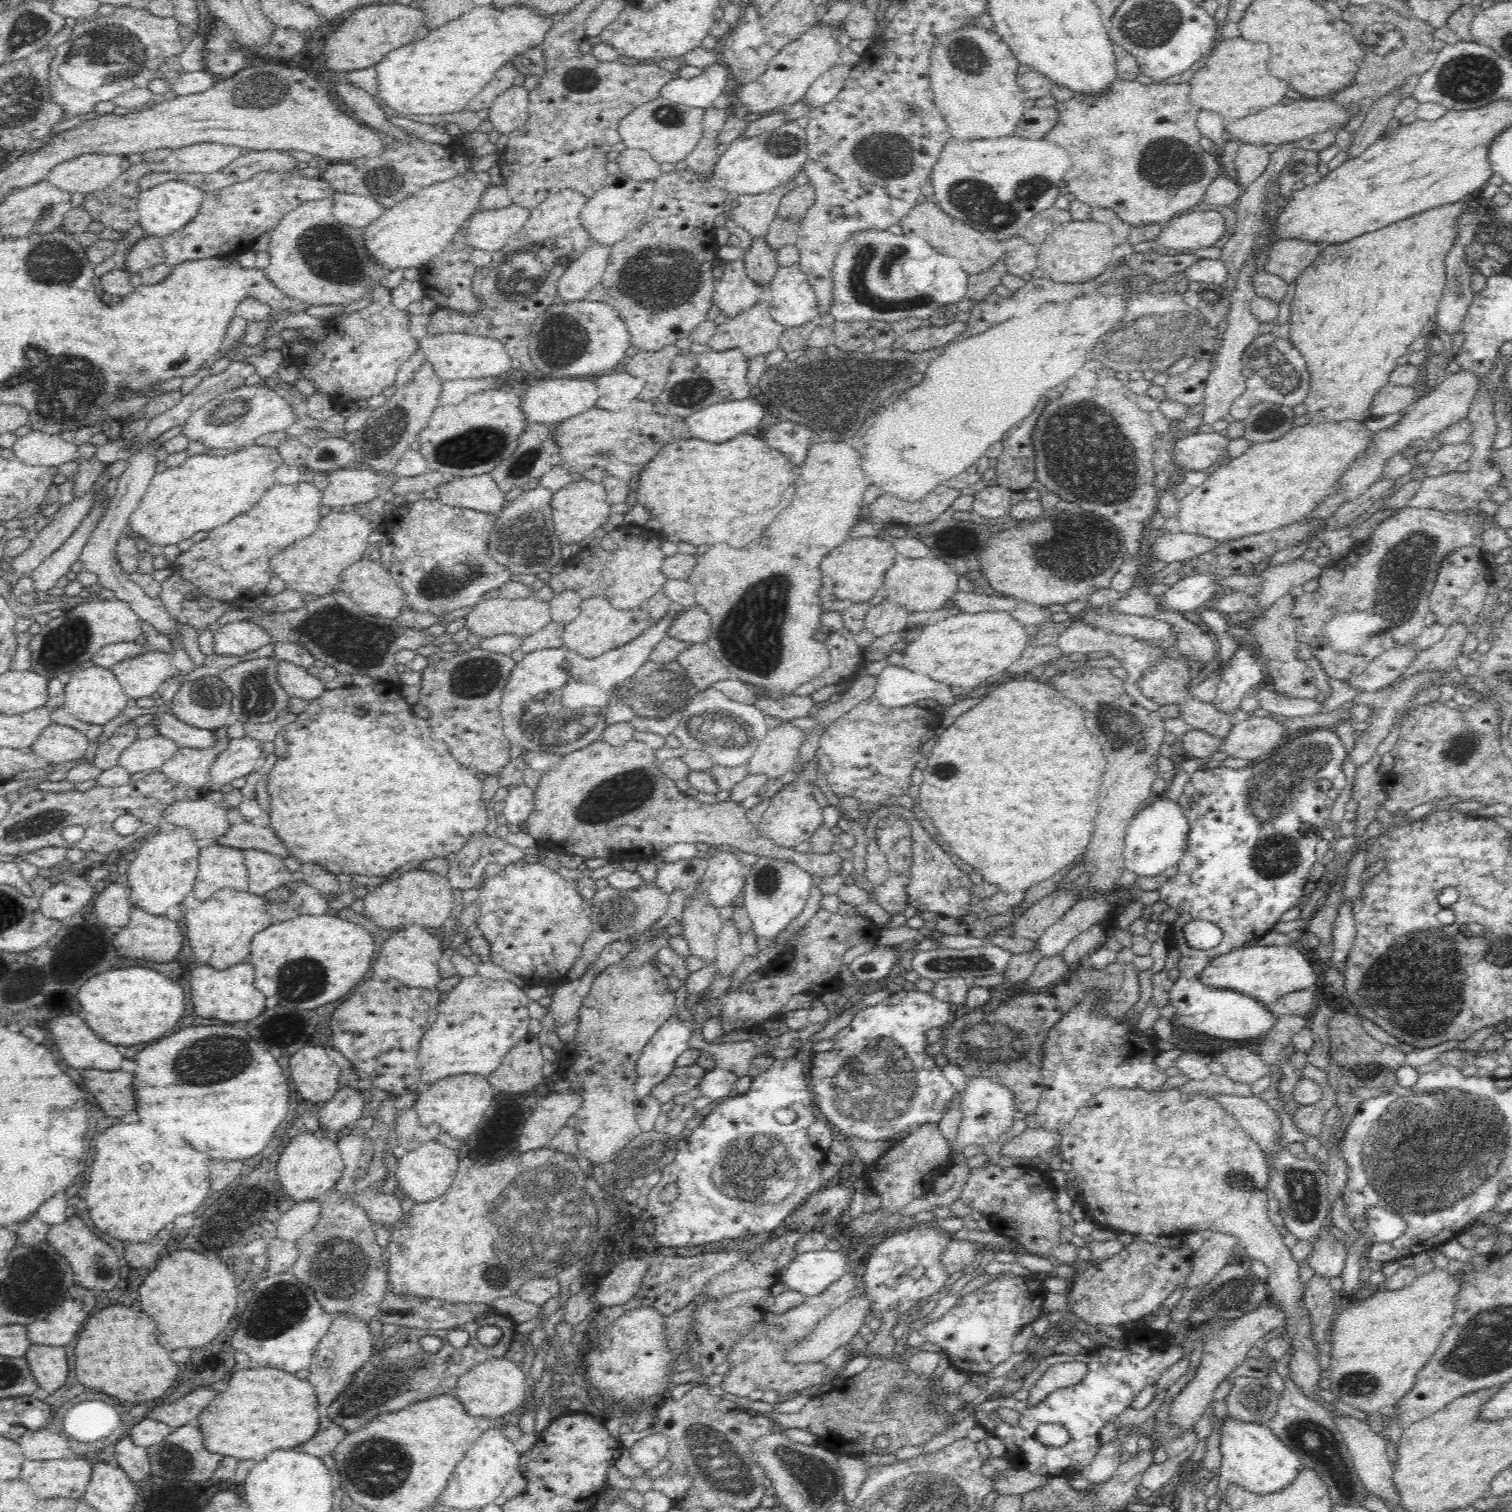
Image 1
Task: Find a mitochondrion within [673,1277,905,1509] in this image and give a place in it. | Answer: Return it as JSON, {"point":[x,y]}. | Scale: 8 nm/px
{"point":[715,1461]}

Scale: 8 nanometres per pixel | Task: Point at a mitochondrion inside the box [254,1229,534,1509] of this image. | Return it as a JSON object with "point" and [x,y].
{"point":[379,1466]}

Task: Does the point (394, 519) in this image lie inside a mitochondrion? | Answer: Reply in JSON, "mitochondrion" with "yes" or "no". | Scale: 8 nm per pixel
{"mitochondrion":"no"}

